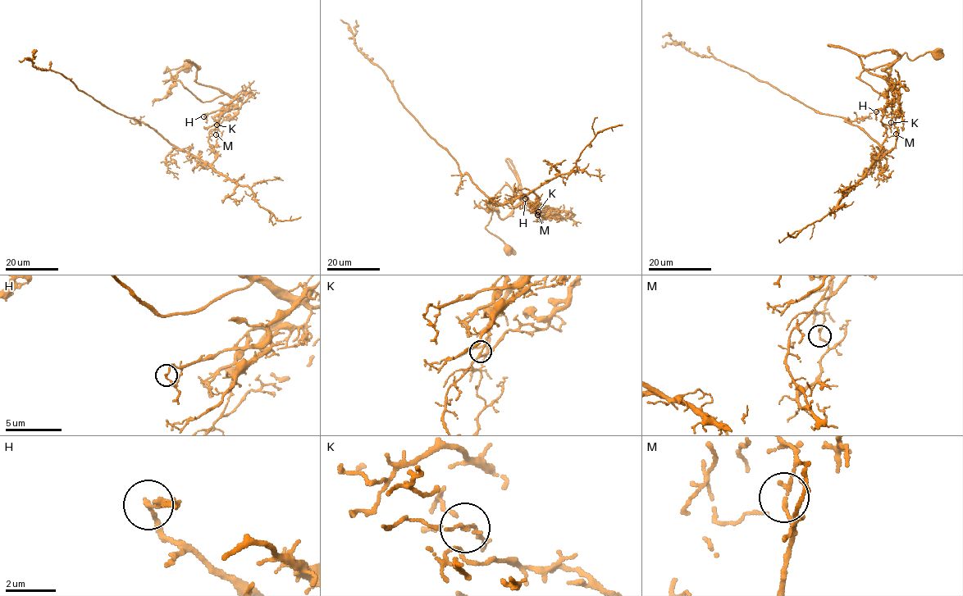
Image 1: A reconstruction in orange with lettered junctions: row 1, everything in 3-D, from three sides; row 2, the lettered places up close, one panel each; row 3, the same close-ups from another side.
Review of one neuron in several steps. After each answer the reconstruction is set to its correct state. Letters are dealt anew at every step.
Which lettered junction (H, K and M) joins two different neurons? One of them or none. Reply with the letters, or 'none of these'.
M

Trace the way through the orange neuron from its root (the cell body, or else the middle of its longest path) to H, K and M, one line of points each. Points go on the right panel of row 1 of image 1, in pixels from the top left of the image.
H: (937, 55), (910, 60), (904, 52), (864, 69), (860, 78), (875, 91), (892, 85), (897, 92), (876, 111)
K: (937, 55), (910, 60), (904, 52), (861, 73), (880, 94), (892, 85), (897, 92), (891, 122)
M: (937, 55), (927, 52), (910, 60), (904, 52), (861, 73), (880, 94), (892, 85), (899, 94), (896, 134)

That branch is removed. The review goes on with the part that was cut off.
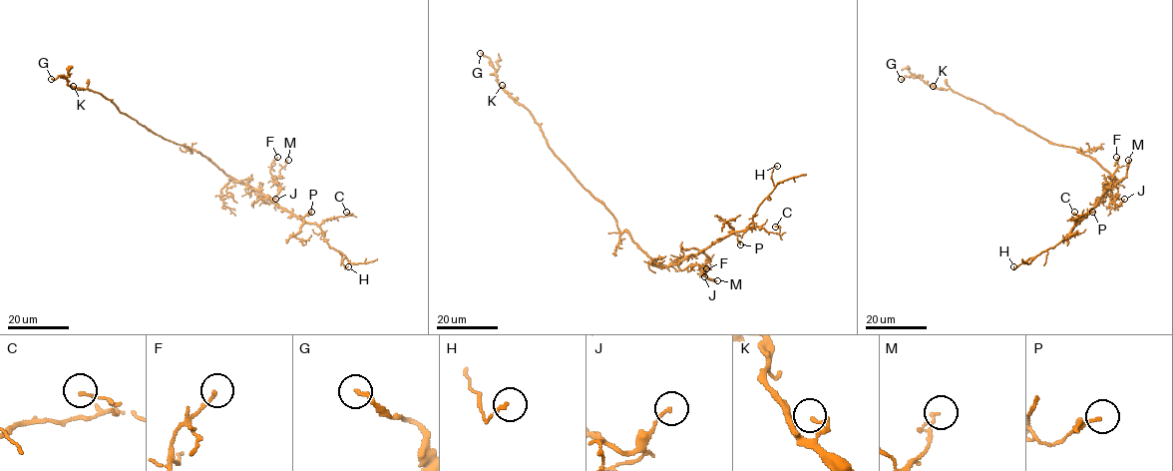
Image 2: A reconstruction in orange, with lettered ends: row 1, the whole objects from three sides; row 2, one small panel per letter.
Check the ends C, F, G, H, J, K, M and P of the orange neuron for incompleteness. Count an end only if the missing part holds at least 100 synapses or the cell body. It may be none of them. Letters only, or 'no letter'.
no letter

